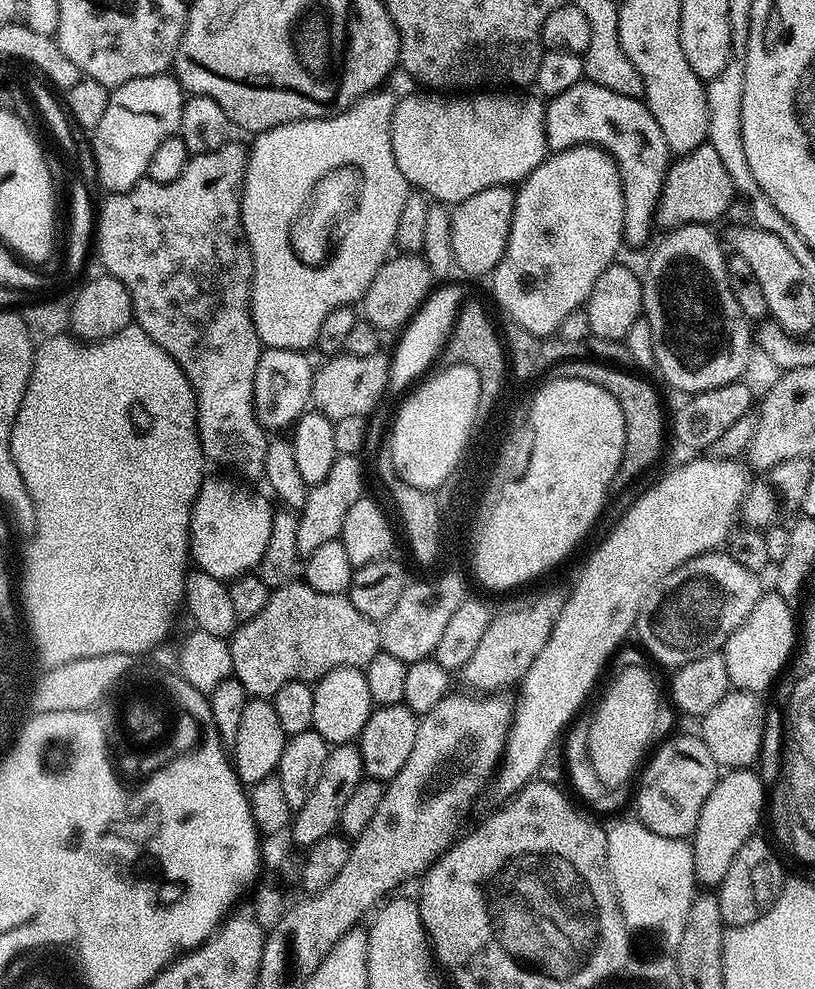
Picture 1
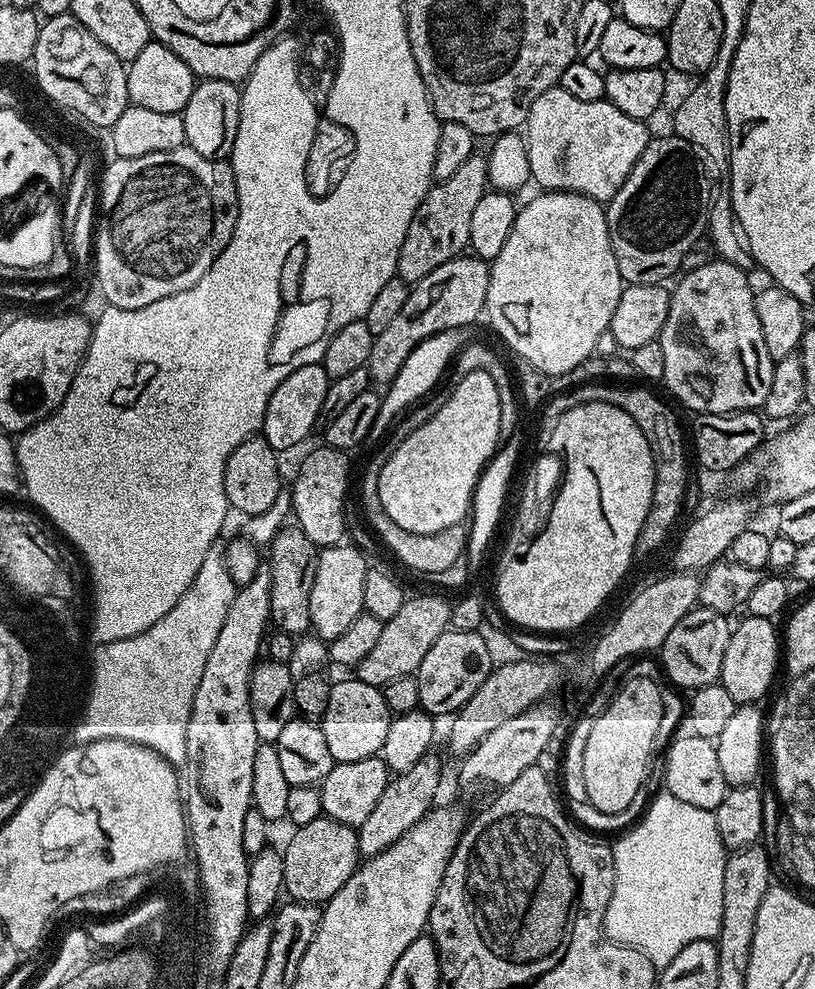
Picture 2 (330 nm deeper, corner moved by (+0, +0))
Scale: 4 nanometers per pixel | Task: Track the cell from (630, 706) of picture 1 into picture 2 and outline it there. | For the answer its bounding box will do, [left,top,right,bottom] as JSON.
[582,676,660,814]

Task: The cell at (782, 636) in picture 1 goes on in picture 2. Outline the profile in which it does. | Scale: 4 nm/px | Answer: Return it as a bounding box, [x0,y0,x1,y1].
[719,615,782,705]

